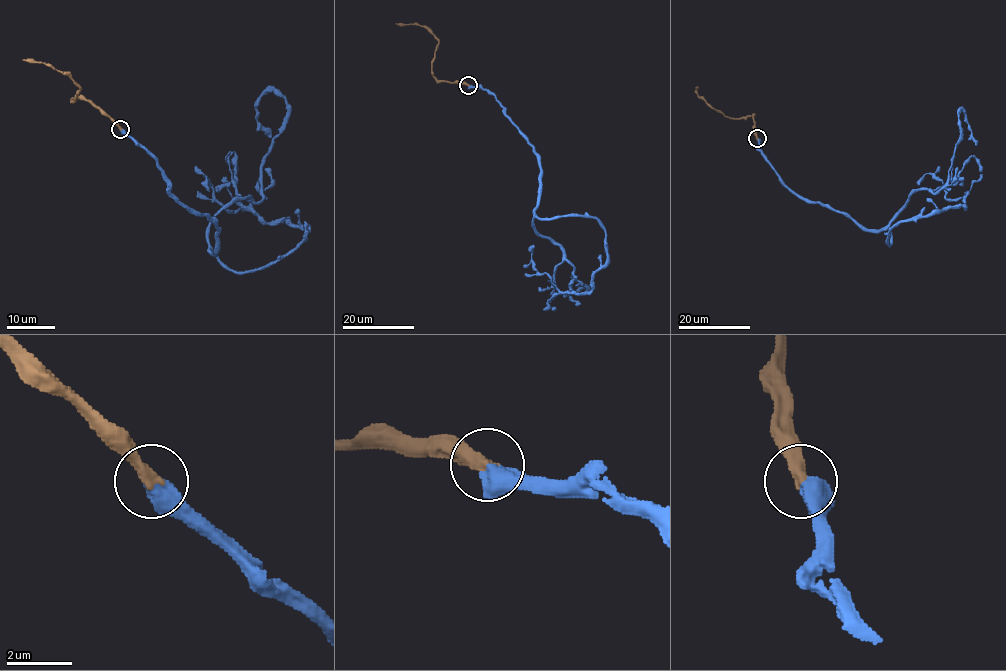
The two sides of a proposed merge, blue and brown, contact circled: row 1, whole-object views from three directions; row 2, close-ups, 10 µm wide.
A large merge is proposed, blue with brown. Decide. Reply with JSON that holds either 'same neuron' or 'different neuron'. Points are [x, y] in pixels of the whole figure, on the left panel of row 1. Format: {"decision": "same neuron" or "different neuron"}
{"decision": "same neuron"}

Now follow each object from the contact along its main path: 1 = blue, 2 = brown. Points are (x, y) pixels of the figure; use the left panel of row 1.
1: (121, 128), (230, 269), (304, 239), (229, 211), (206, 176), (209, 191)
2: (121, 128), (87, 100), (74, 98), (71, 101), (79, 87), (66, 74), (43, 63), (22, 59)

